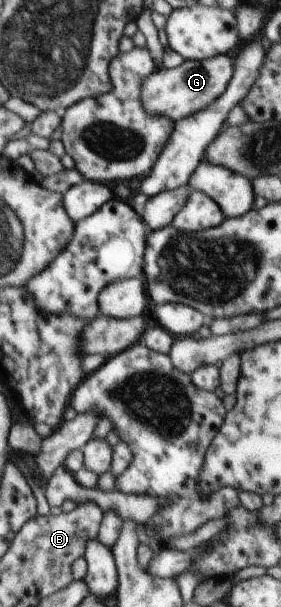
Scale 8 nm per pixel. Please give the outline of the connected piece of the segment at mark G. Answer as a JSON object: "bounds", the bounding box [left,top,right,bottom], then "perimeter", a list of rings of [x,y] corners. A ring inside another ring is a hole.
{"bounds":[142,55,234,123],"perimeter":[[[227,55],[202,61],[184,61],[172,69],[161,67],[142,80],[143,108],[152,117],[167,117],[177,123],[211,106],[225,92],[233,73],[234,65]]]}

